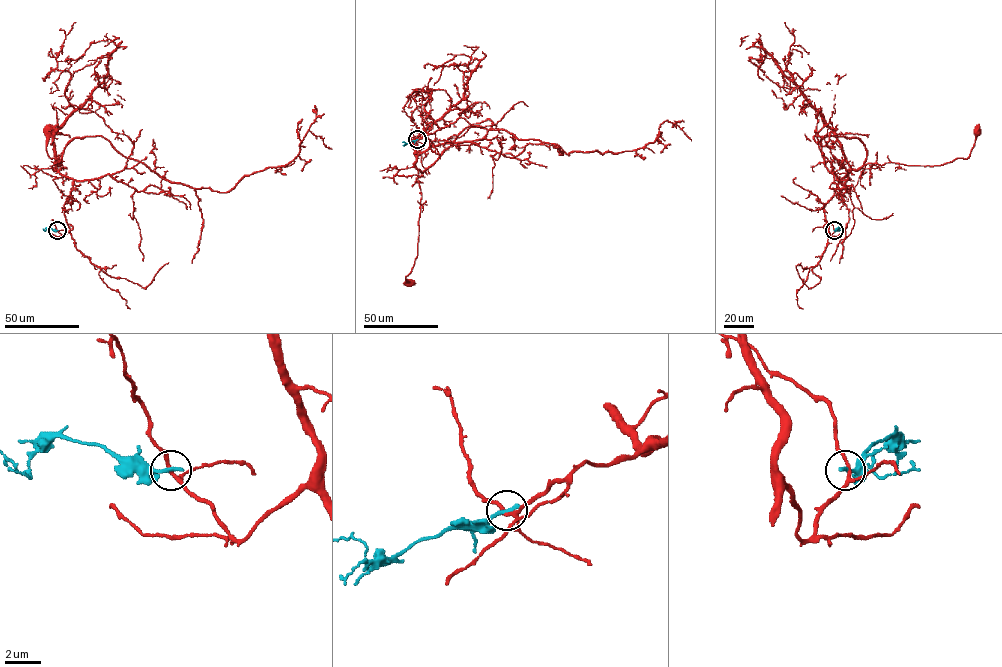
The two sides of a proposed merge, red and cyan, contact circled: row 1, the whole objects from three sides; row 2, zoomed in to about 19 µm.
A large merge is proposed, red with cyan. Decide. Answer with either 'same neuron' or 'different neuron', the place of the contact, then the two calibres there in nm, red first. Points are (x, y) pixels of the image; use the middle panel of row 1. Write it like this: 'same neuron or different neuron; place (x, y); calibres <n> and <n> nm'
different neuron; place (417, 139); calibres 180 and 240 nm

